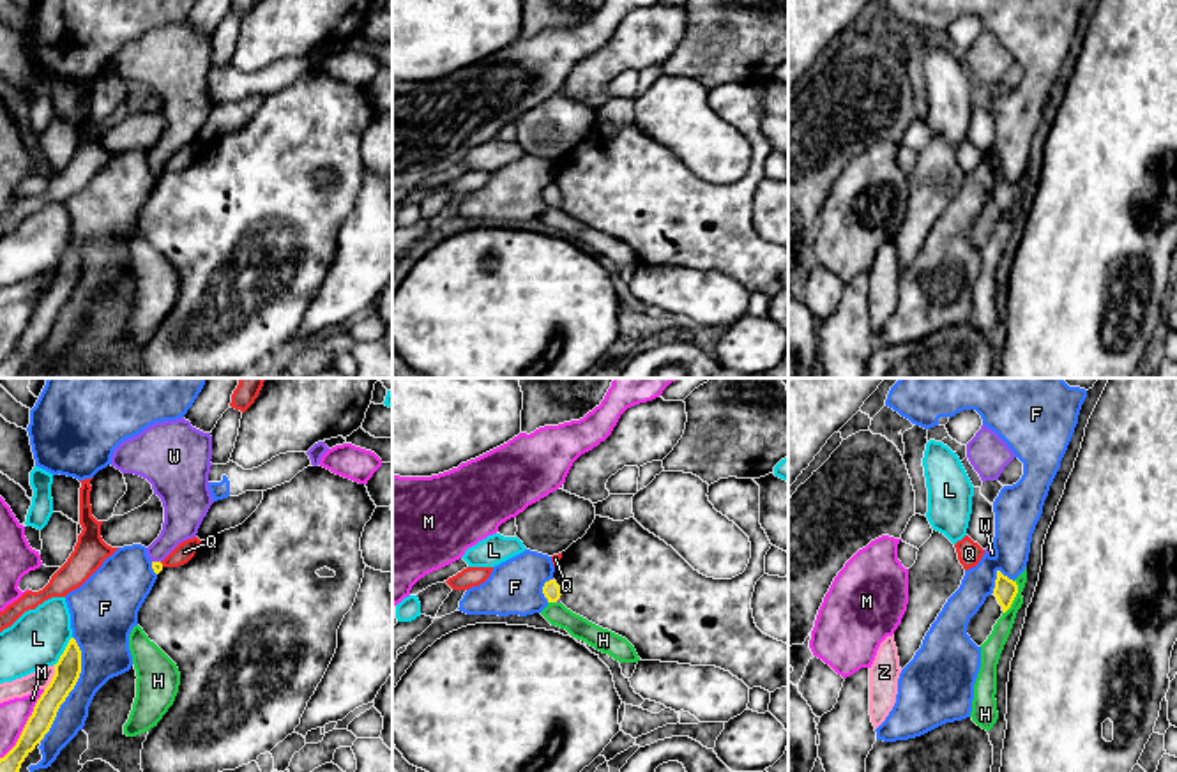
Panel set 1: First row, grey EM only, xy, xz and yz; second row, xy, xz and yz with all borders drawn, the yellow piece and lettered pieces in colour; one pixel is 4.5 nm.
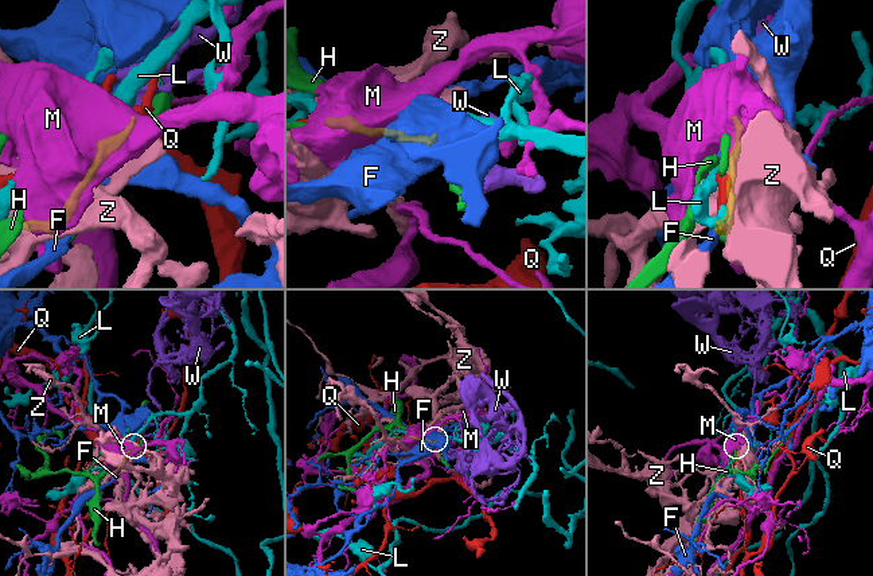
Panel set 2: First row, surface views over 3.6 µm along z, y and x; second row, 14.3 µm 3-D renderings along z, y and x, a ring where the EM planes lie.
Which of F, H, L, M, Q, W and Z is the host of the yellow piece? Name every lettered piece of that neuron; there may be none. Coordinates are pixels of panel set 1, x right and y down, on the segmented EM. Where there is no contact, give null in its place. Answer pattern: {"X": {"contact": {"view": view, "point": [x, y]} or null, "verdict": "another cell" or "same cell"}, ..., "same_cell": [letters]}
{"F": {"contact": {"view": "xy", "point": [73, 688]}, "verdict": "another cell"}, "H": {"contact": {"view": "yz", "point": [1015, 596]}, "verdict": "another cell"}, "L": {"contact": {"view": "xy", "point": [64, 650]}, "verdict": "another cell"}, "M": {"contact": {"view": "xy", "point": [25, 725]}, "verdict": "another cell"}, "Q": {"contact": {"view": "xy", "point": [161, 564]}, "verdict": "another cell"}, "W": {"contact": {"view": "xy", "point": [156, 562]}, "verdict": "same cell"}, "Z": {"contact": {"view": "xy", "point": [53, 677]}, "verdict": "another cell"}, "same_cell": ["W"]}

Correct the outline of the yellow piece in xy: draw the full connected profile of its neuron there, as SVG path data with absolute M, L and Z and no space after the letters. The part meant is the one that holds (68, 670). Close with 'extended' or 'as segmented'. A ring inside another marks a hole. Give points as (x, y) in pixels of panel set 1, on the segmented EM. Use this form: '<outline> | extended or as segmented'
M74 638L69 640L64 654L55 664L55 675L49 685L37 700L32 715L28 717L16 746L0 758L0 772L19 772L25 758L49 731L60 705L74 689L81 673L81 650Z | as segmented

